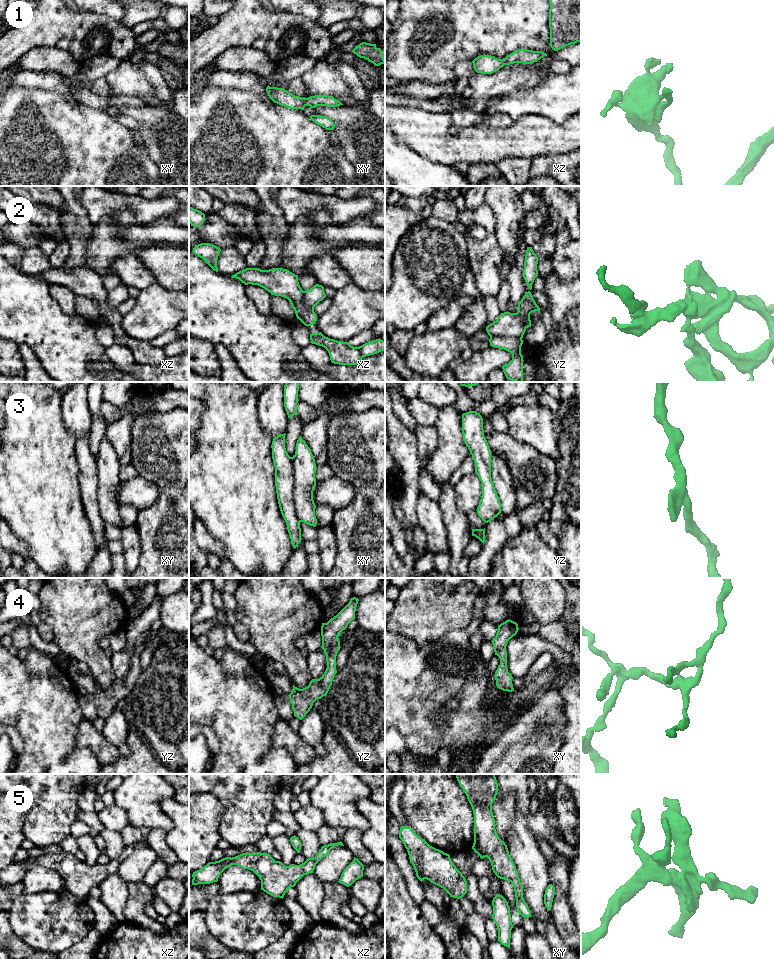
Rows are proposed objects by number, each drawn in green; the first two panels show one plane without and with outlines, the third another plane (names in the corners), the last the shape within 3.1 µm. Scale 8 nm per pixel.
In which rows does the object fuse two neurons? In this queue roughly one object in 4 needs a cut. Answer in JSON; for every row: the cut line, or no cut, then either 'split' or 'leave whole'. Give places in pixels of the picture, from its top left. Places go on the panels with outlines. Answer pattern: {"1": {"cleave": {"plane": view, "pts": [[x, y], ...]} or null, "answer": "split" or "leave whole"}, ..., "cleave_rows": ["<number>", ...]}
{"1": {"cleave": null, "answer": "leave whole"}, "2": {"cleave": null, "answer": "leave whole"}, "3": {"cleave": null, "answer": "leave whole"}, "4": {"cleave": null, "answer": "leave whole"}, "5": {"cleave": null, "answer": "leave whole"}, "cleave_rows": []}

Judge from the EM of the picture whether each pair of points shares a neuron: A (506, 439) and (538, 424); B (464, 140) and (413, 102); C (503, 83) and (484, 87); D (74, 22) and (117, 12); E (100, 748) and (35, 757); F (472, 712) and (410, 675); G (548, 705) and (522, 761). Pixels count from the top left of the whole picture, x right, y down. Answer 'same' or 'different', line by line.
A: different
B: different
C: same
D: different
E: different
F: same
G: same

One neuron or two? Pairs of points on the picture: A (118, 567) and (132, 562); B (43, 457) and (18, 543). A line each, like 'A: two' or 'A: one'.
A: two
B: two

